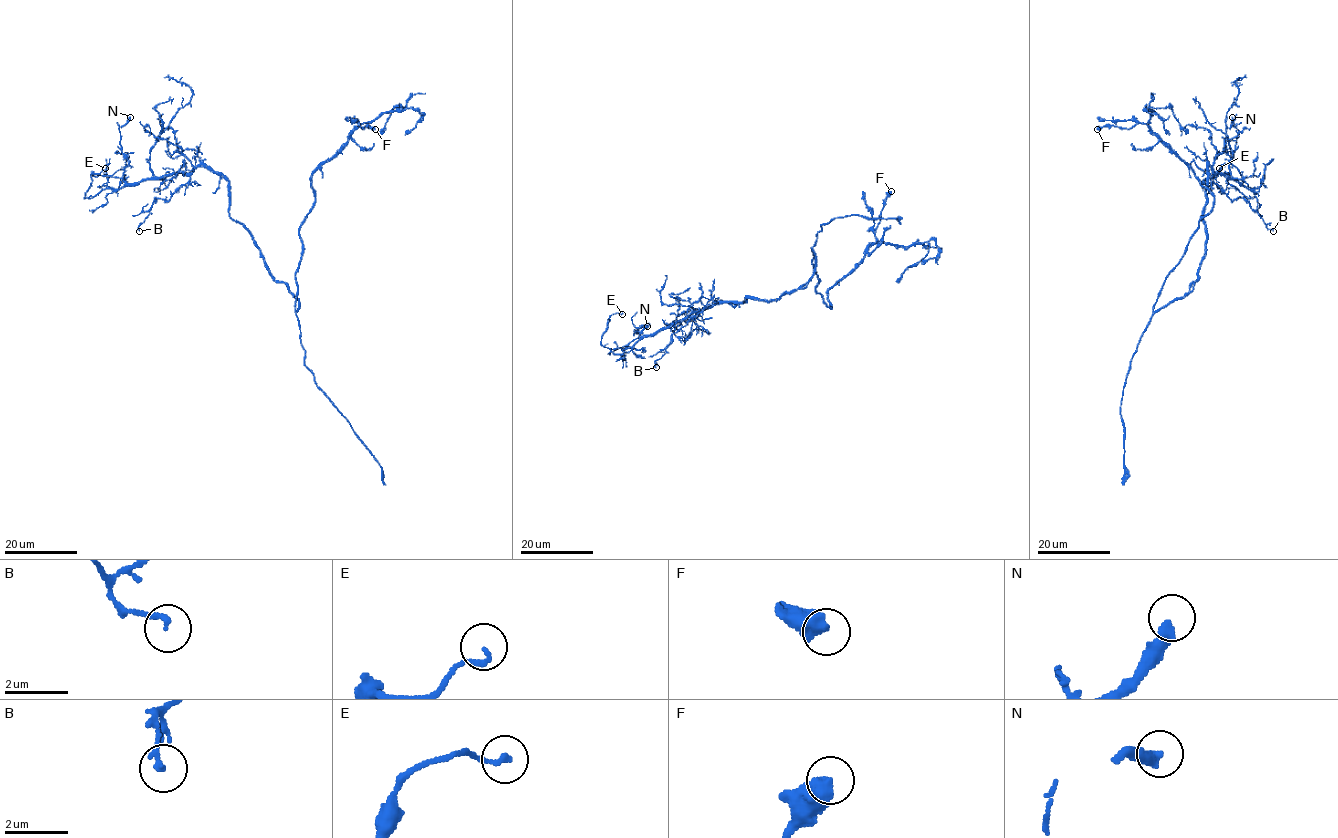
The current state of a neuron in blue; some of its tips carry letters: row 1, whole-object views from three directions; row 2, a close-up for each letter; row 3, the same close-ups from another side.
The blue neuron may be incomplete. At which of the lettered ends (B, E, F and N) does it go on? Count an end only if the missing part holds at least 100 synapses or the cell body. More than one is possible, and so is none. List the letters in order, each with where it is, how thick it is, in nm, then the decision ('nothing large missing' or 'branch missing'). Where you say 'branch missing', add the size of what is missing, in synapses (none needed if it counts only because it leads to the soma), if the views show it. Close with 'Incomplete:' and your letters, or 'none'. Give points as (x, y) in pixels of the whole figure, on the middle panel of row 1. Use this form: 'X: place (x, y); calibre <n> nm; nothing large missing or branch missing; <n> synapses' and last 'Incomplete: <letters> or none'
B: place (656, 367); calibre 180 nm; nothing large missing
E: place (622, 314); calibre 150 nm; nothing large missing
F: place (891, 191); calibre 500 nm; nothing large missing
N: place (647, 326); calibre 360 nm; nothing large missing
Incomplete: none

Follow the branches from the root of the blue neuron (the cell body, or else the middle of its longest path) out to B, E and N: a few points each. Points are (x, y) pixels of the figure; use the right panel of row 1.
B: (1170, 301), (1181, 299), (1189, 291), (1204, 254), (1209, 167), (1221, 190), (1232, 201), (1244, 198), (1273, 231)
E: (1170, 301), (1189, 291), (1204, 254), (1208, 168), (1254, 189), (1255, 195), (1246, 198), (1219, 168)
N: (1170, 301), (1189, 291), (1204, 254), (1208, 168), (1238, 183), (1243, 180), (1231, 162), (1238, 134), (1232, 117)

